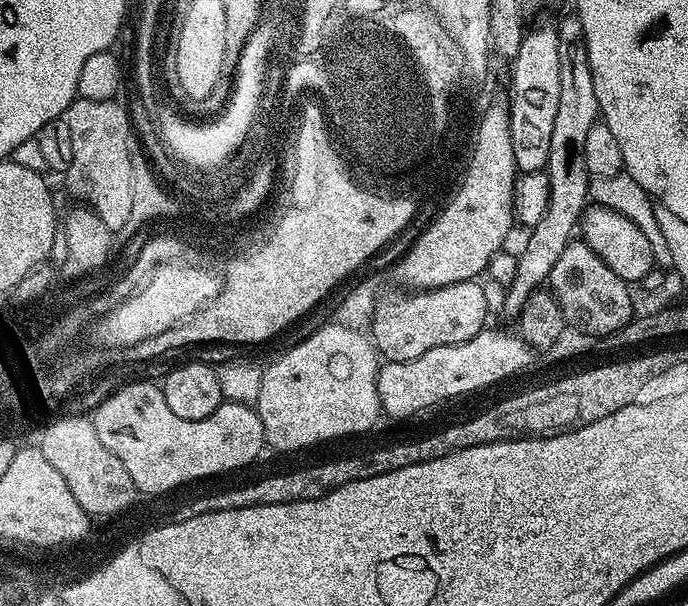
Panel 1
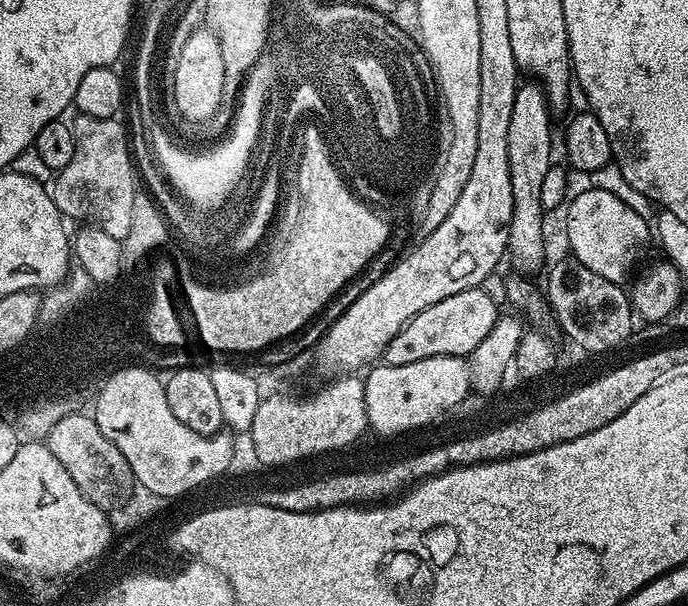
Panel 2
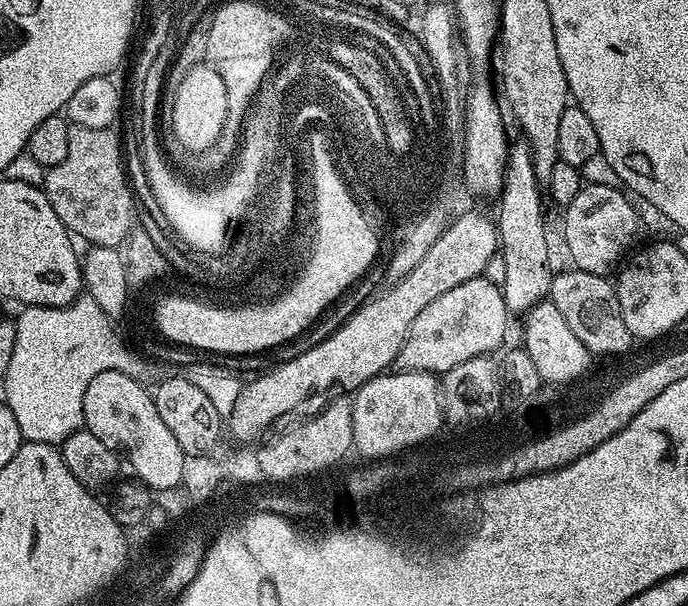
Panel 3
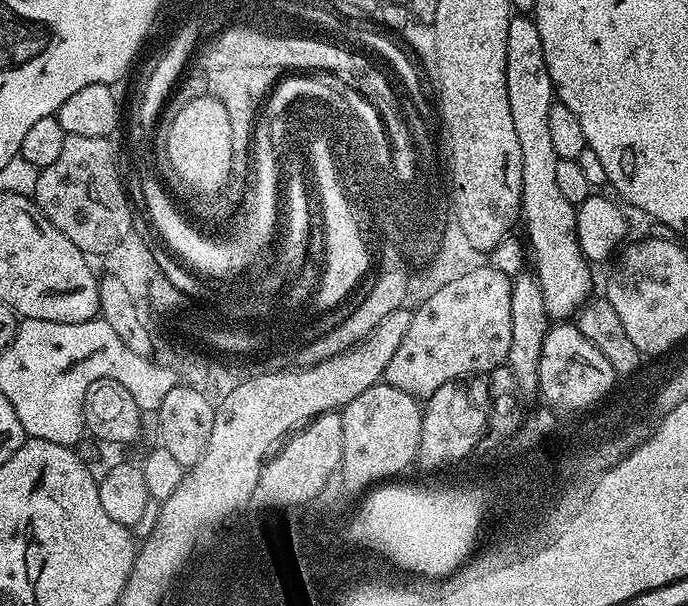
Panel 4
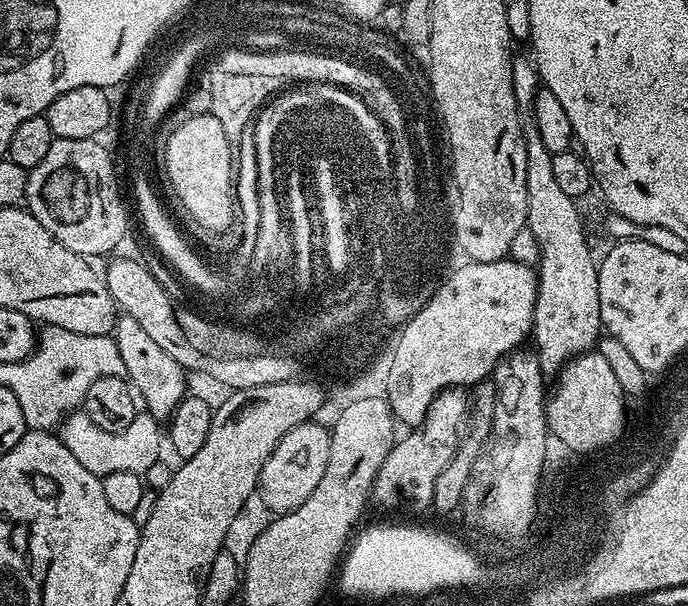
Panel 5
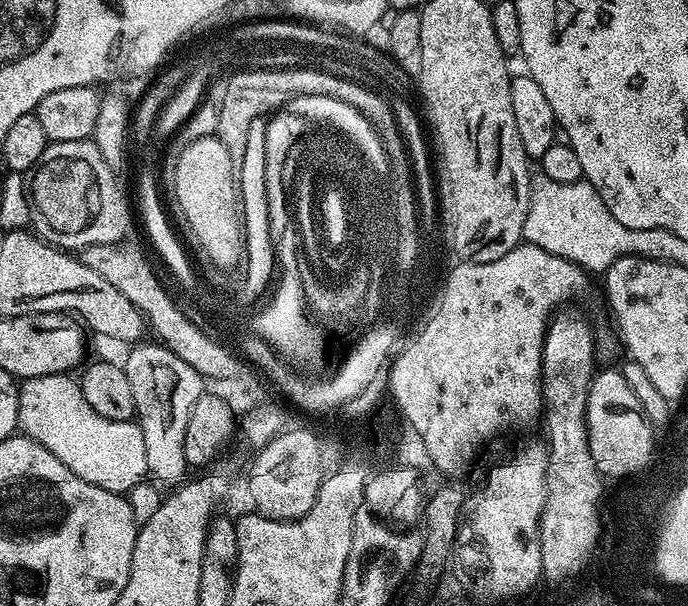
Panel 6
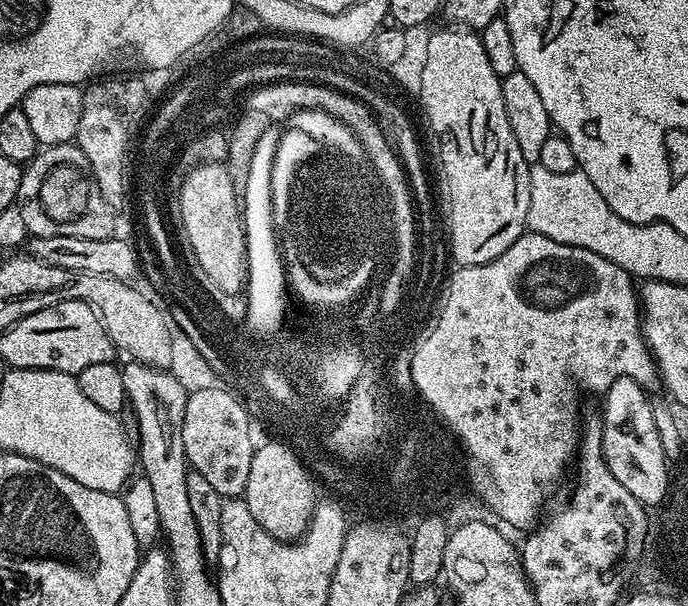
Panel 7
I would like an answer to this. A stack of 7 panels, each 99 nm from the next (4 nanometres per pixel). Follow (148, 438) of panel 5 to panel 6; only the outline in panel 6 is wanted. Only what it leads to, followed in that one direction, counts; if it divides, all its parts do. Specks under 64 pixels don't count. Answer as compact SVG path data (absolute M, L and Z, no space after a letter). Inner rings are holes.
M66 374L39 376L19 385L19 431L46 446L78 478L86 478L86 482L102 486L102 490L128 494L149 475L146 441L142 439L140 425L132 420L111 420L94 414L79 383L70 379Z

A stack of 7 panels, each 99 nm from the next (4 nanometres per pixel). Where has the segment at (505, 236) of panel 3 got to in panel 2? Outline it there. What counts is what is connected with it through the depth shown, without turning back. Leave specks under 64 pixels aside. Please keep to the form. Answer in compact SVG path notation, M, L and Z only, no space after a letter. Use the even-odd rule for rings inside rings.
M535 82L521 83L510 110L510 134L506 134L506 147L510 150L510 190L514 190L514 210L508 231L510 260L521 273L536 272L544 264L544 216L542 206L542 182L546 170L554 166L552 160L552 119L541 85Z

